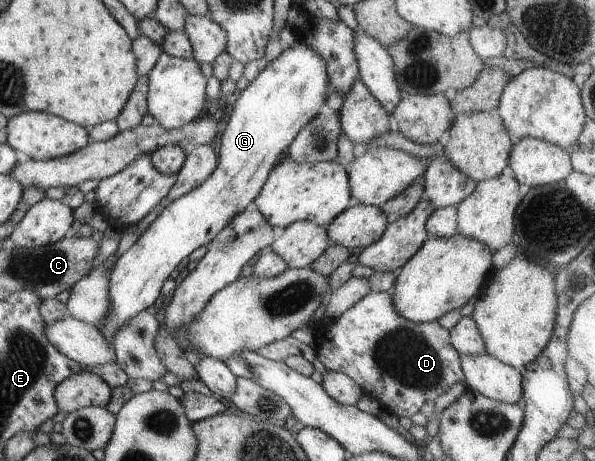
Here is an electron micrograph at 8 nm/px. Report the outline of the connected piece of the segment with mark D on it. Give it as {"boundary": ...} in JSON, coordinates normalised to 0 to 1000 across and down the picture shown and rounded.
{"boundary":[[[624,631],[561,694],[558,709],[541,711],[534,722],[531,764],[548,803],[588,816],[615,857],[629,861],[639,874],[644,889],[669,907],[691,907],[706,894],[714,874],[733,870],[761,833],[780,829],[780,809],[775,770],[760,753],[755,718],[736,694],[713,701],[686,696],[666,675],[657,638],[659,633]]]}

